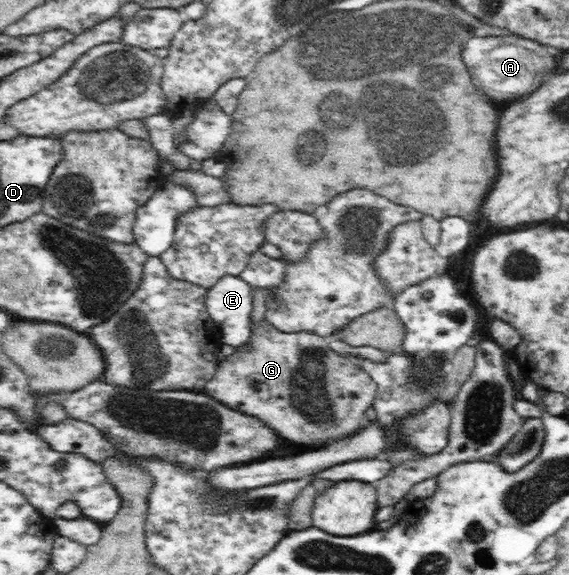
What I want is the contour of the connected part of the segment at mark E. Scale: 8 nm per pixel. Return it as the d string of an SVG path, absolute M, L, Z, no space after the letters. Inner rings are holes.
M240 275L221 277L215 286L208 289L206 306L212 323L216 325L218 339L221 344L239 347L250 342L254 328L253 319L253 293L252 286L245 282Z

